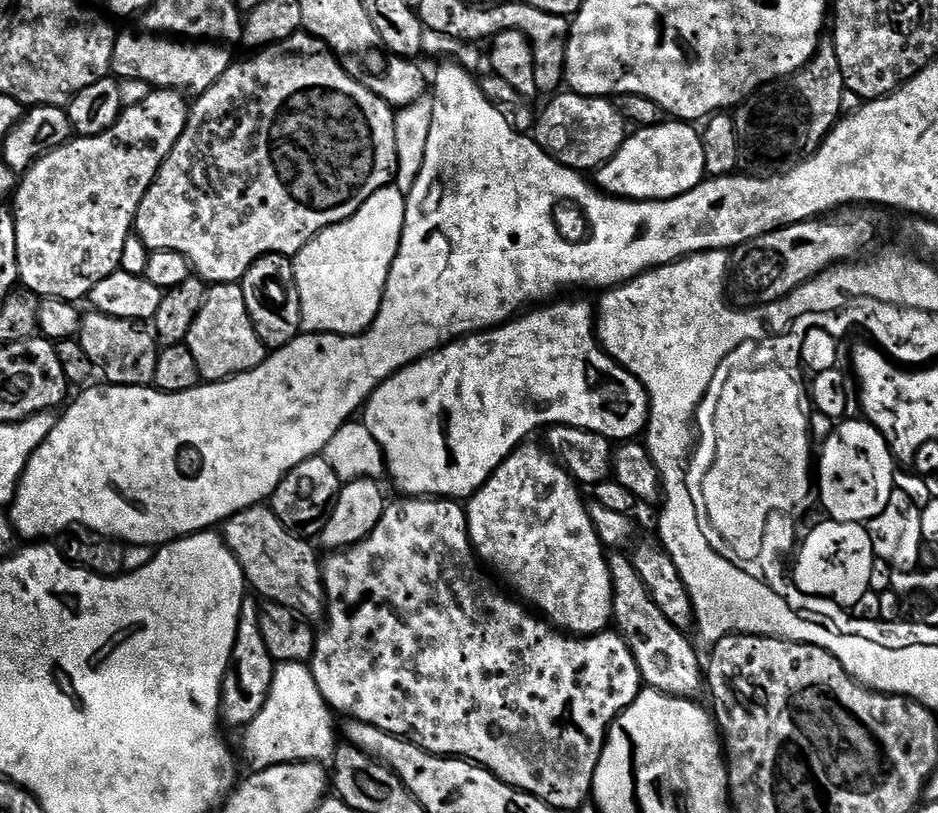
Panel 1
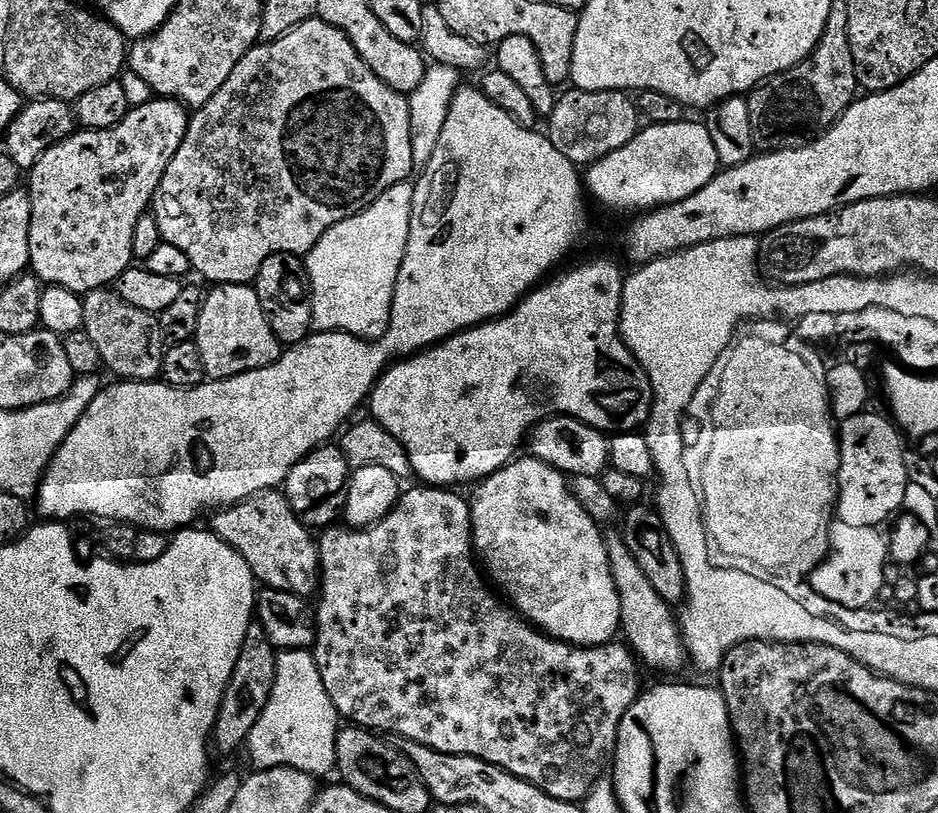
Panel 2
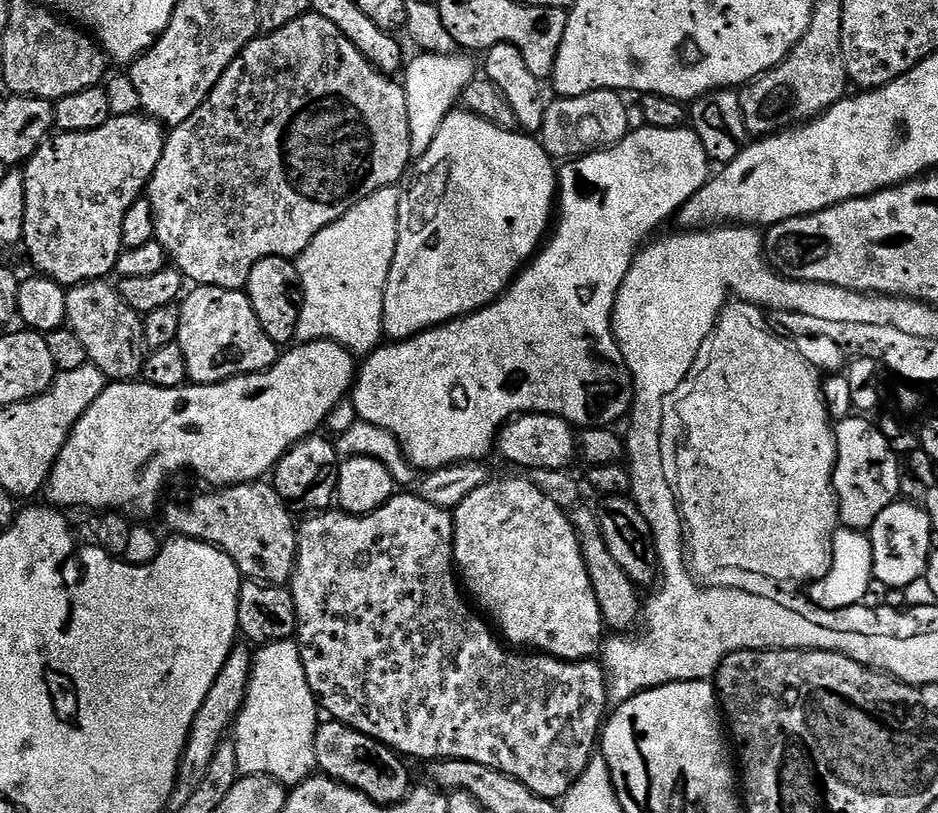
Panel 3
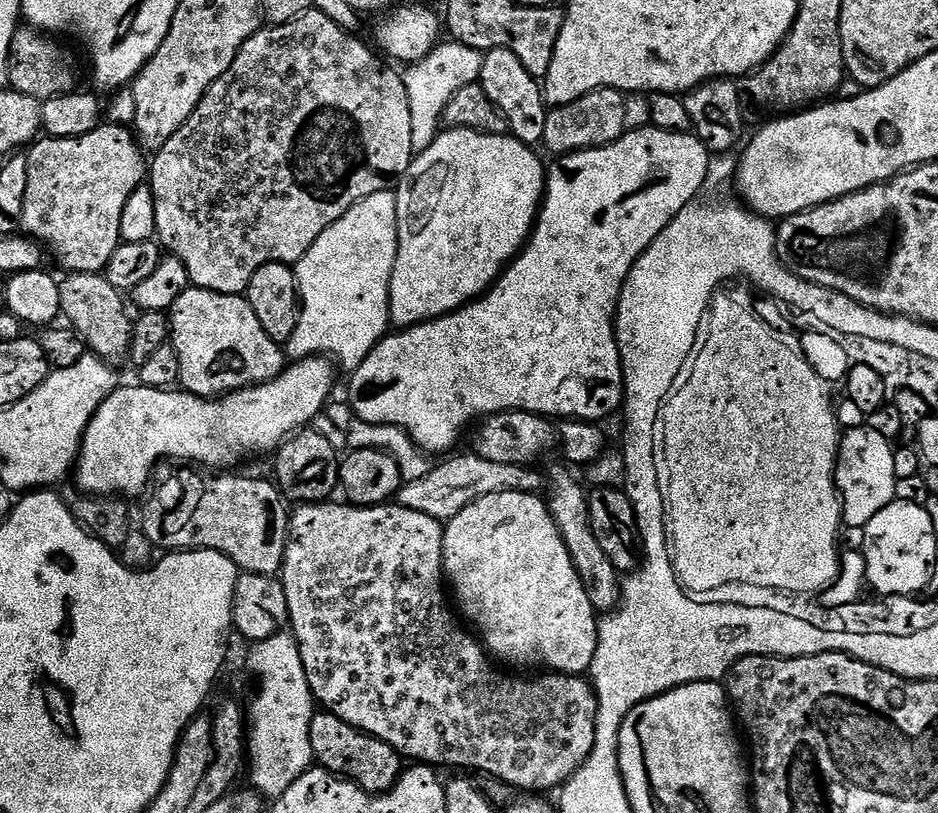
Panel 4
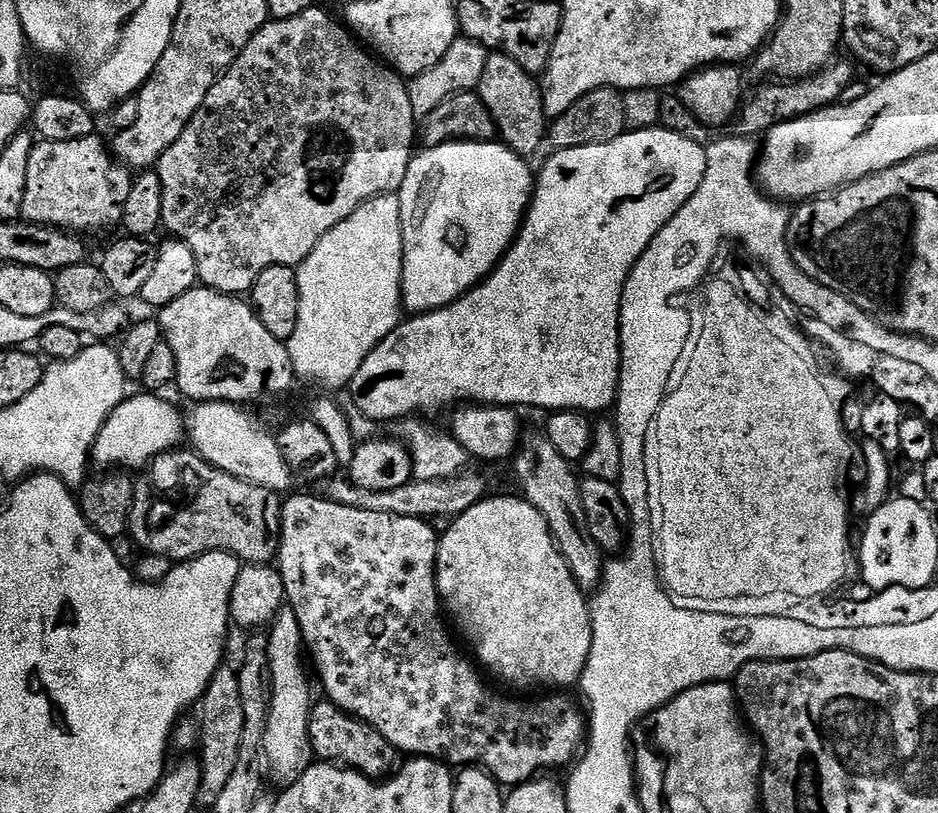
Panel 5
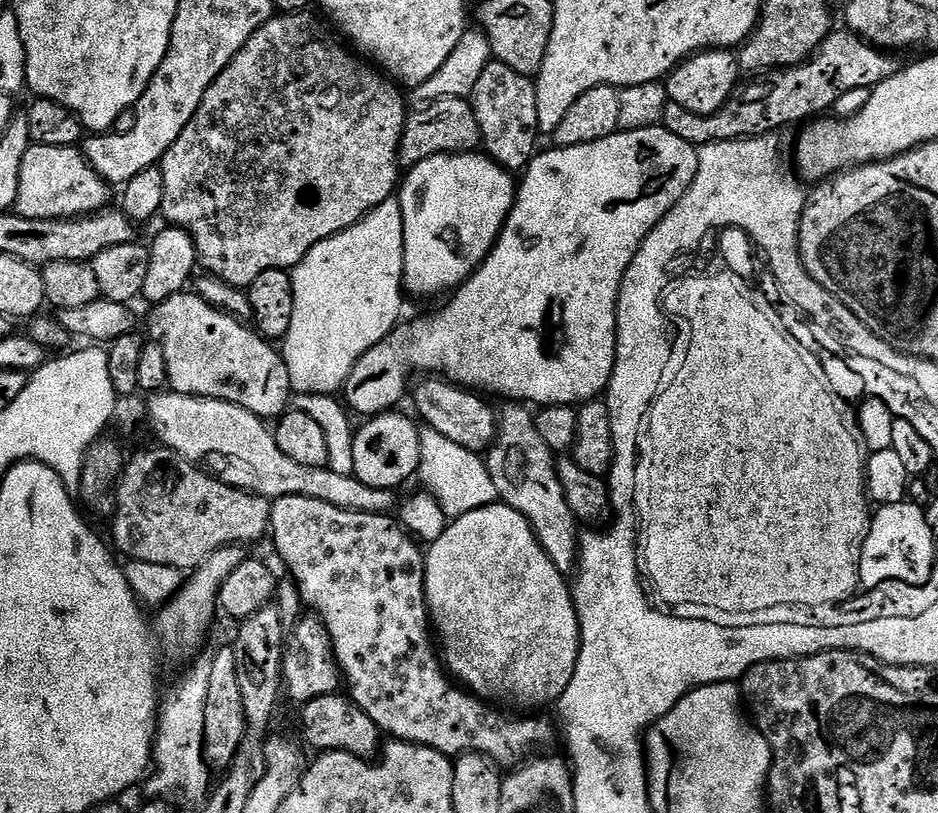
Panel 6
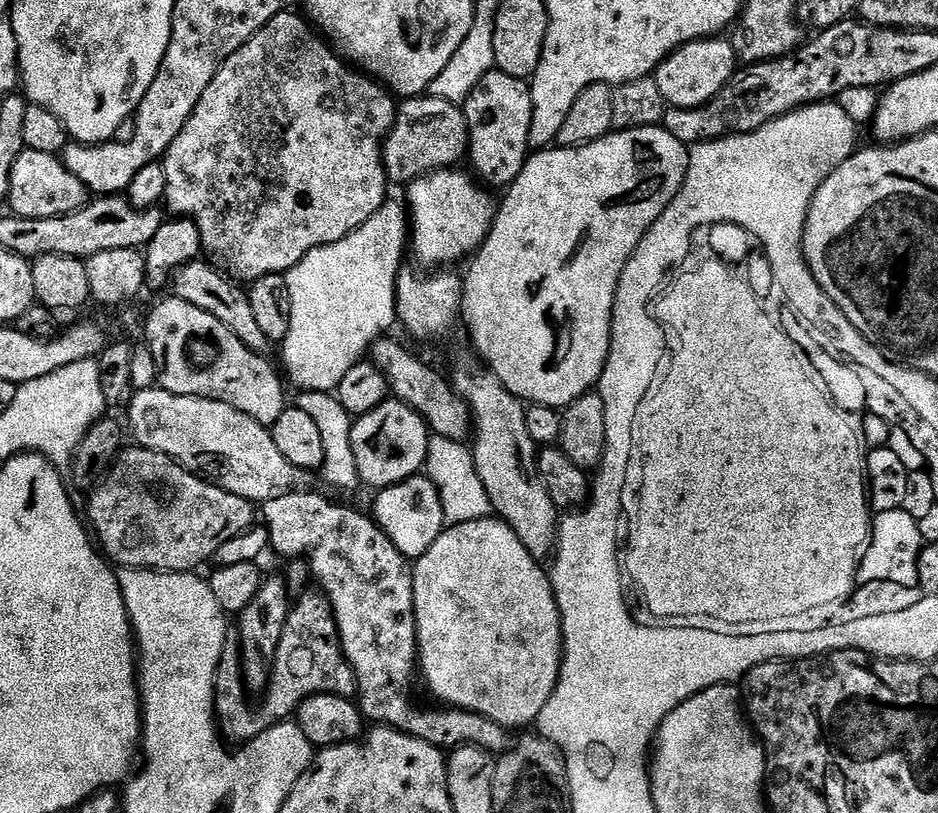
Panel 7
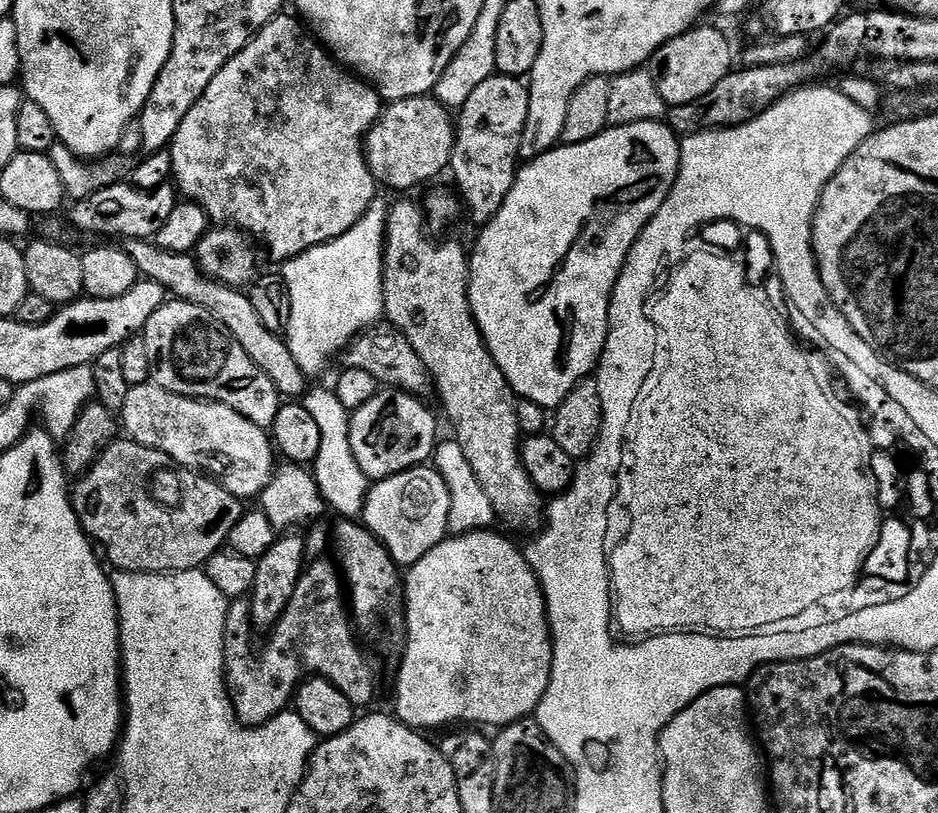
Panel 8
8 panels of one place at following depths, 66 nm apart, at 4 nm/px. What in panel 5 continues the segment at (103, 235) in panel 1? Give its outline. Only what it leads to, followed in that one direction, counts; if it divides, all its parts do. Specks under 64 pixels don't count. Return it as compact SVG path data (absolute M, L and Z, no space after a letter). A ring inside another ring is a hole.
M93 134L74 142L36 142L32 145L30 167L26 173L26 198L22 198L21 217L30 224L48 224L51 228L75 230L77 233L100 232L121 223L123 206L133 184L133 173L117 162L107 143Z

